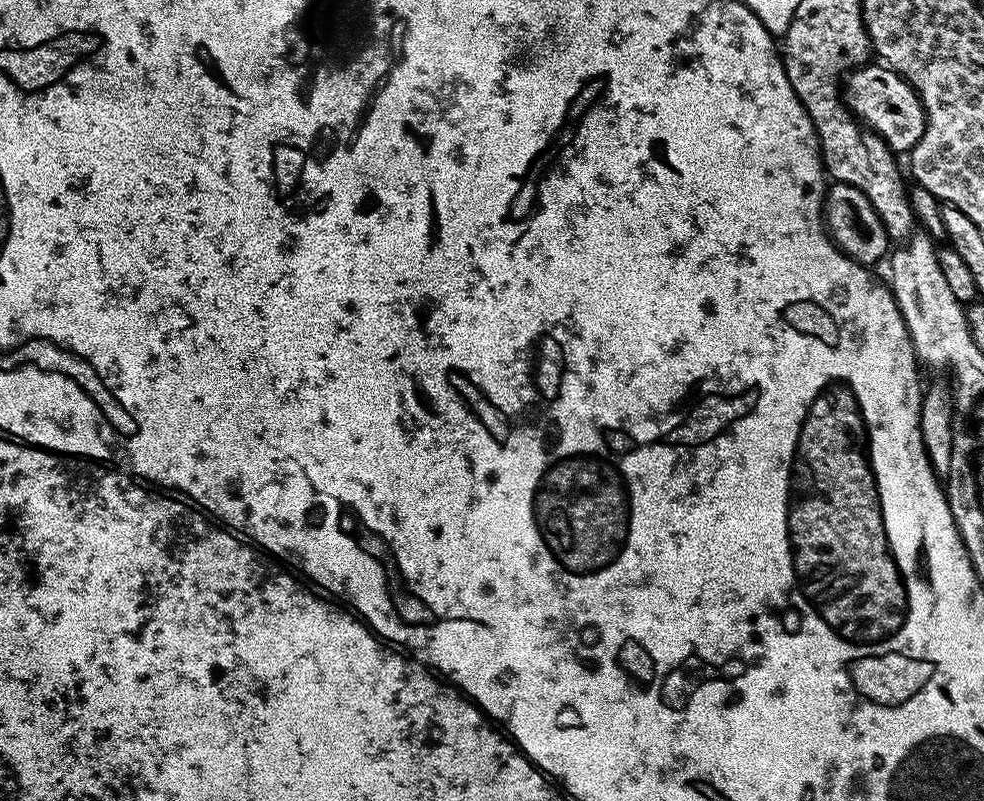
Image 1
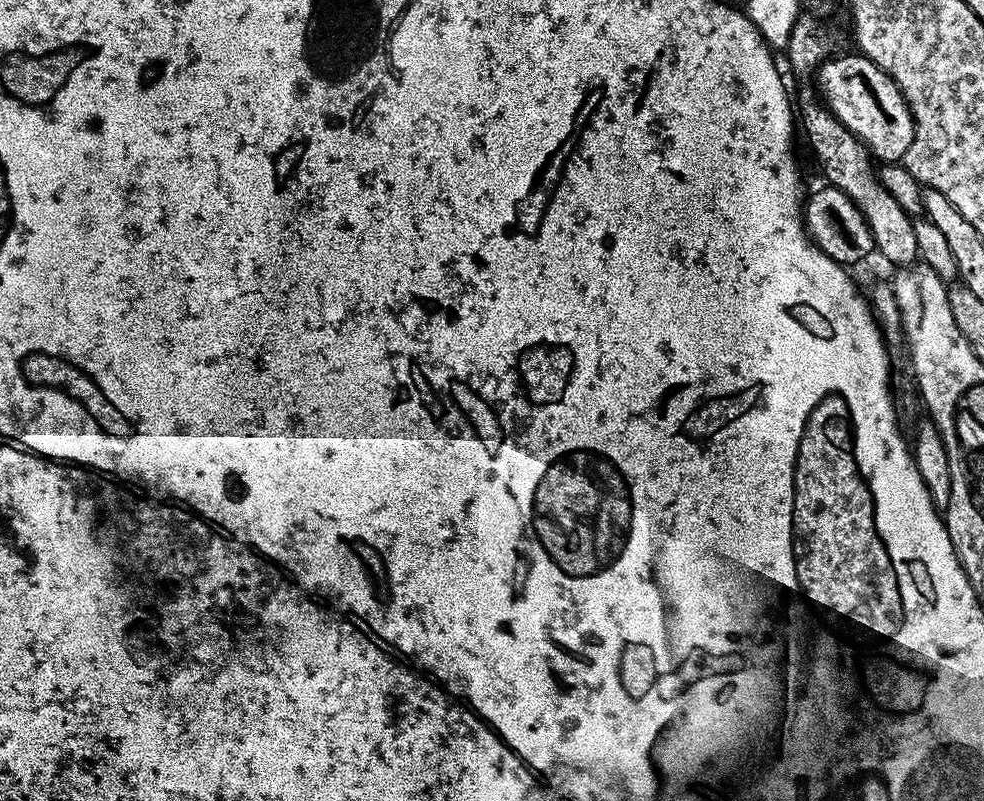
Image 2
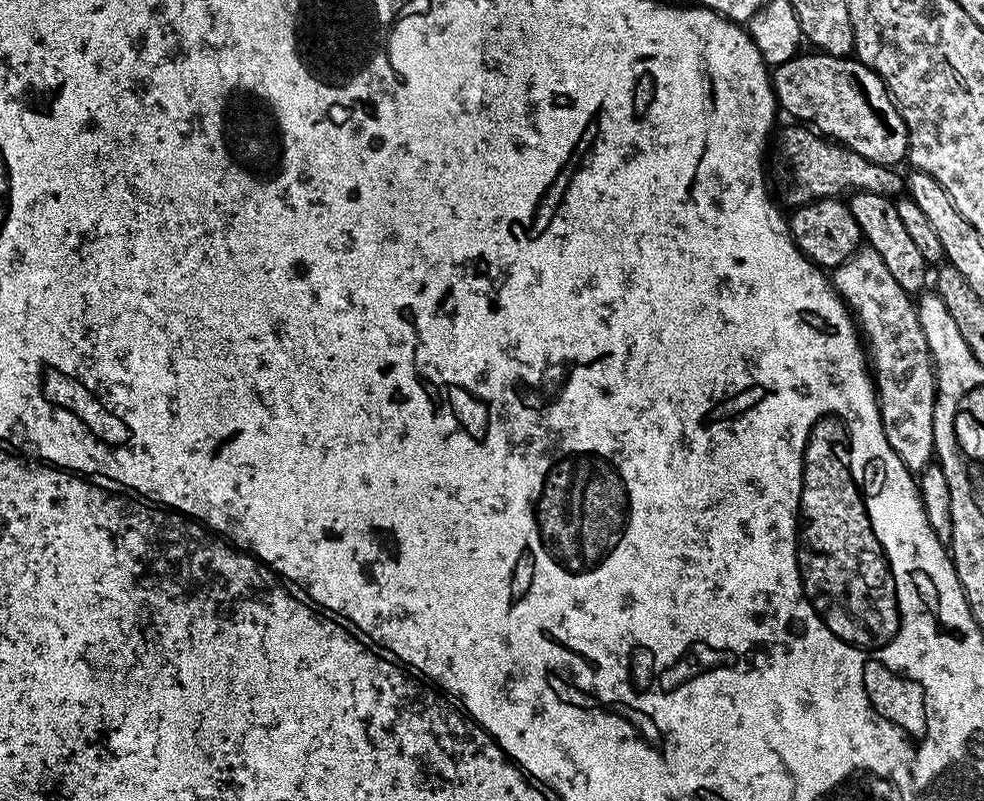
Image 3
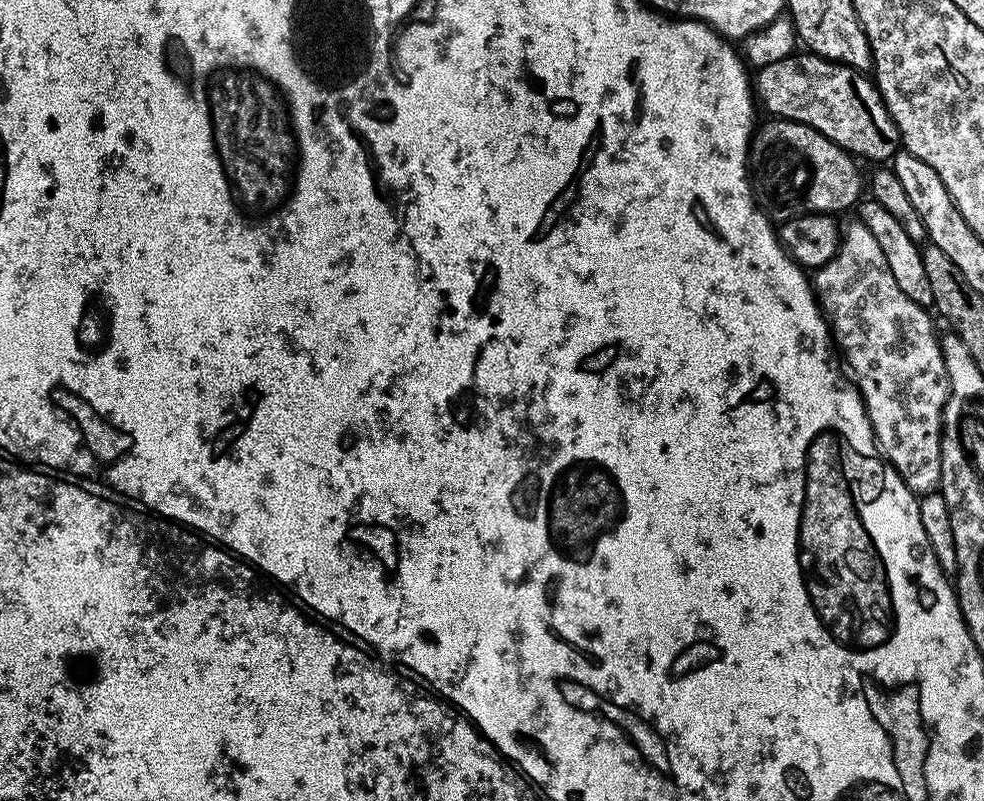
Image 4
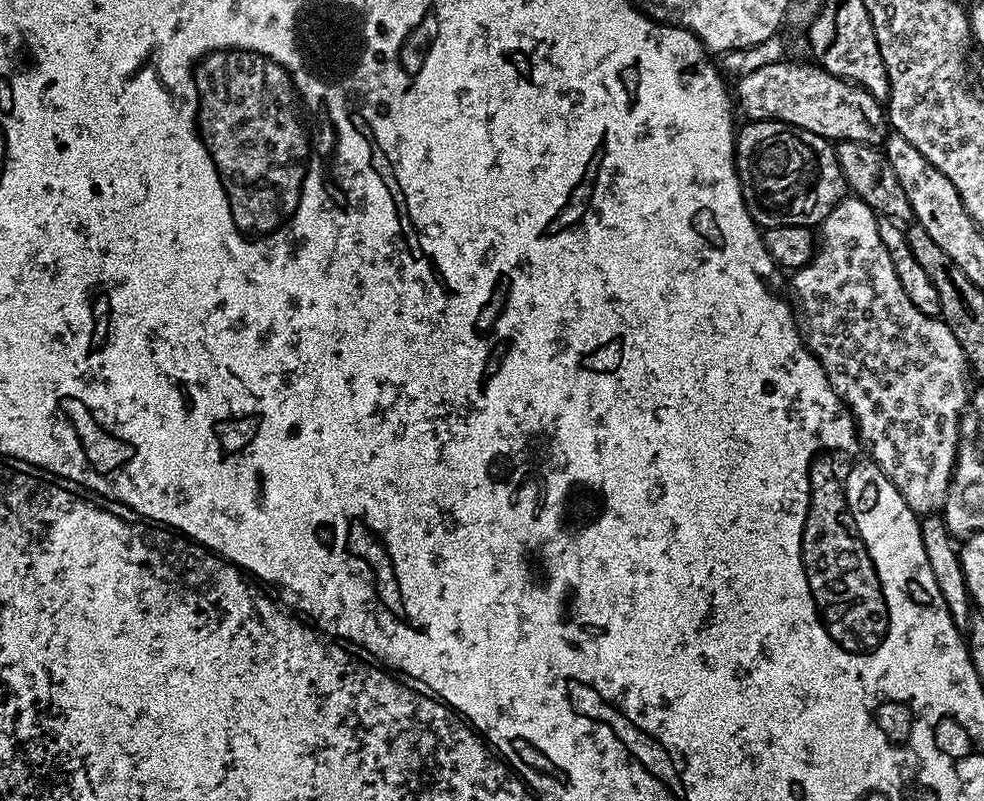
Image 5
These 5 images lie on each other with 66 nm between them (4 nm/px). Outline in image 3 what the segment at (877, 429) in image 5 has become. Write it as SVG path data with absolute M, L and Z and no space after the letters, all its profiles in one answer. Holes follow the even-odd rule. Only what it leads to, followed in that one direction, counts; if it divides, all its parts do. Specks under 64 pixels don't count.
M867 246L860 247L844 264L838 265L831 273L832 287L843 298L852 313L852 319L866 345L866 355L874 373L876 398L880 401L880 417L884 423L884 433L892 449L902 458L908 471L919 474L933 463L934 446L934 402L936 401L936 370L932 367L932 355L926 346L925 335L918 322L913 297L886 270L886 262Z

